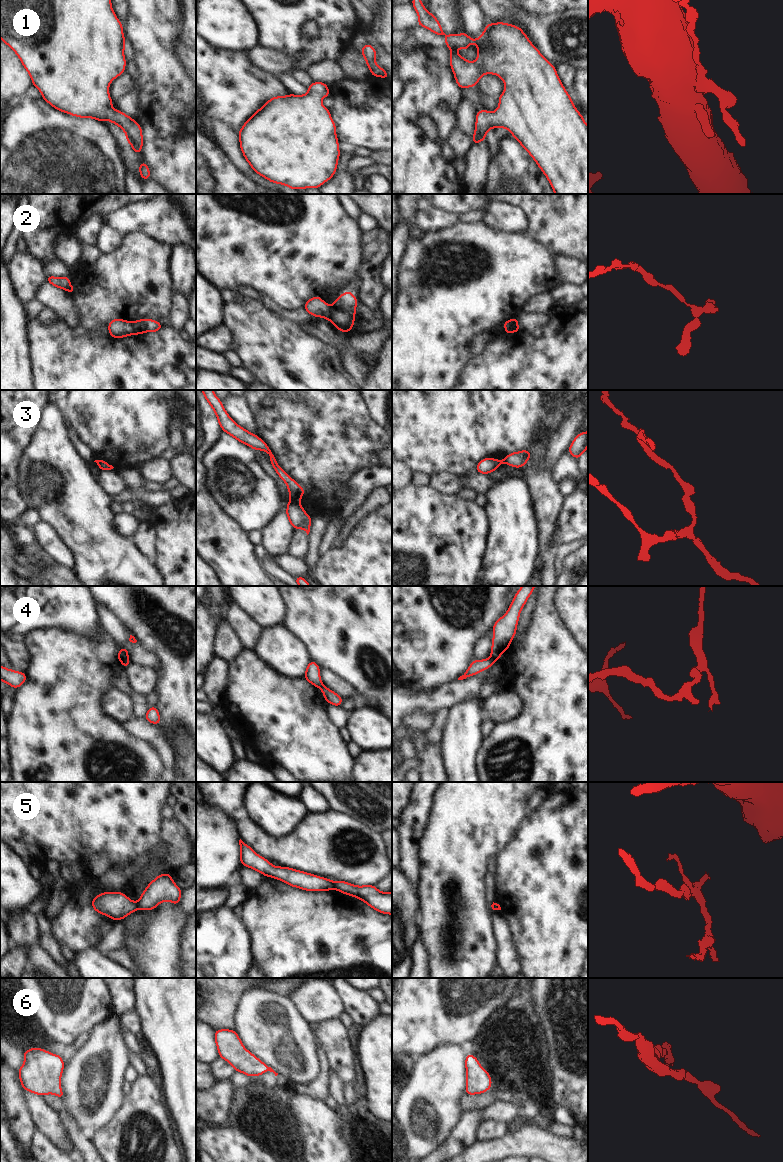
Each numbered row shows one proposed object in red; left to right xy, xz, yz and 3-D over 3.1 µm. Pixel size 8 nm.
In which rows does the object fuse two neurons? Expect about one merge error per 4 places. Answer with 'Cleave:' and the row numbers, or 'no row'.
Cleave: 2, 3, 4, 5

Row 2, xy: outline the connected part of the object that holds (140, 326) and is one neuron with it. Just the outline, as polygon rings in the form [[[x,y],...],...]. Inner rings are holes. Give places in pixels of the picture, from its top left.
[[[139,319],[132,322],[134,334],[141,335],[145,332],[158,332],[162,328],[162,324],[153,319]]]

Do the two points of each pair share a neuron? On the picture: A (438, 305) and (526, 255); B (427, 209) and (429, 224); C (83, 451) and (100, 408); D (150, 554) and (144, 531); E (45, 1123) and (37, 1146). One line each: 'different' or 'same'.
A: same
B: same
C: different
D: same
E: different

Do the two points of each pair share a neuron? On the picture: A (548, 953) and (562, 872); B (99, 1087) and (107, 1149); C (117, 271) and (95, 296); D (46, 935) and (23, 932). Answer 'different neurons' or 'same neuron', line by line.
A: same neuron
B: different neurons
C: same neuron
D: different neurons

